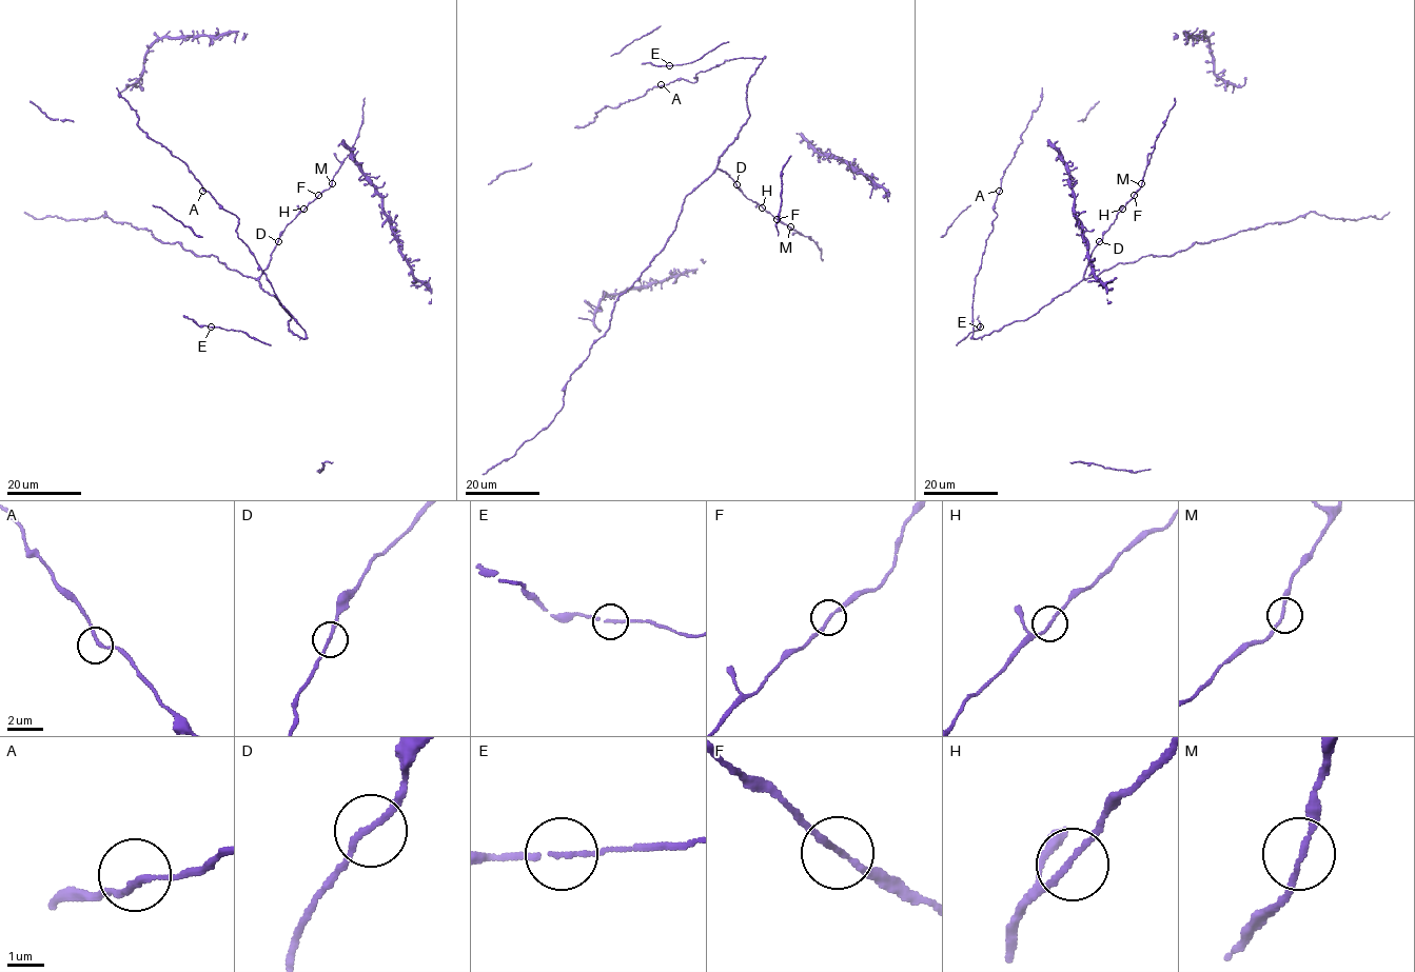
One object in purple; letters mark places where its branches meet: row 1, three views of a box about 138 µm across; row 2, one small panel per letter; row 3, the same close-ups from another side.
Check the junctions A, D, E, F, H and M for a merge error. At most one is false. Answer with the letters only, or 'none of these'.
none of these

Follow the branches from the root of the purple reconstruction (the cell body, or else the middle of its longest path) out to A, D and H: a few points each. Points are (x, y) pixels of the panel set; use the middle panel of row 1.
A: (726, 149), (749, 115), (747, 84), (763, 58), (725, 60), (700, 72), (693, 82), (676, 79), (661, 84)
D: (726, 149), (716, 167), (737, 184)
H: (726, 149), (716, 167), (733, 180), (747, 199), (762, 207)

